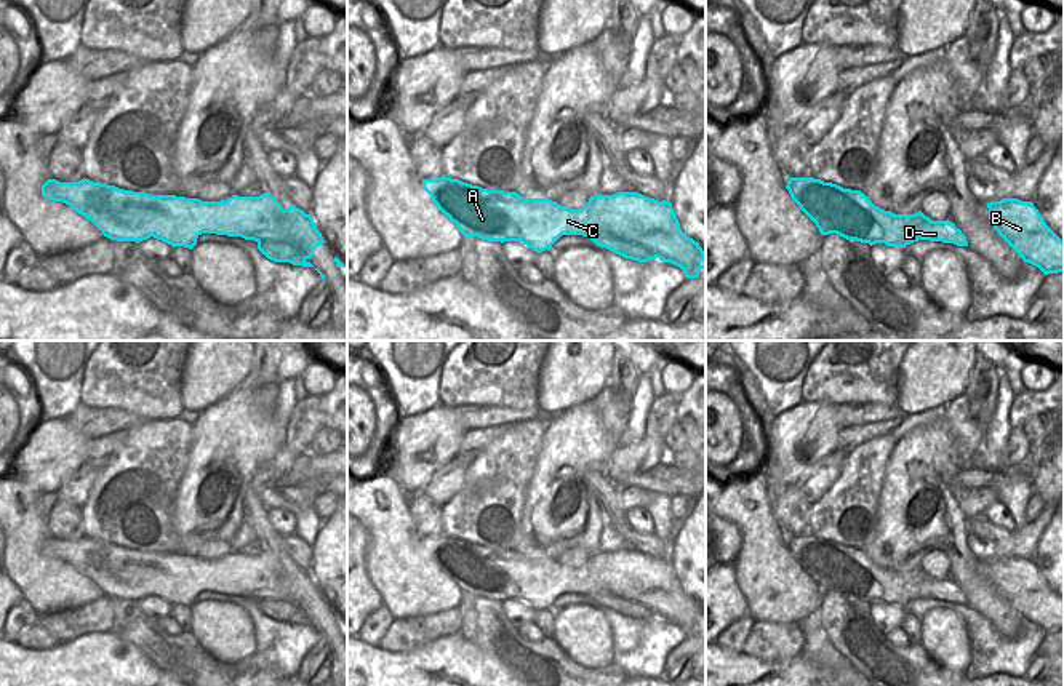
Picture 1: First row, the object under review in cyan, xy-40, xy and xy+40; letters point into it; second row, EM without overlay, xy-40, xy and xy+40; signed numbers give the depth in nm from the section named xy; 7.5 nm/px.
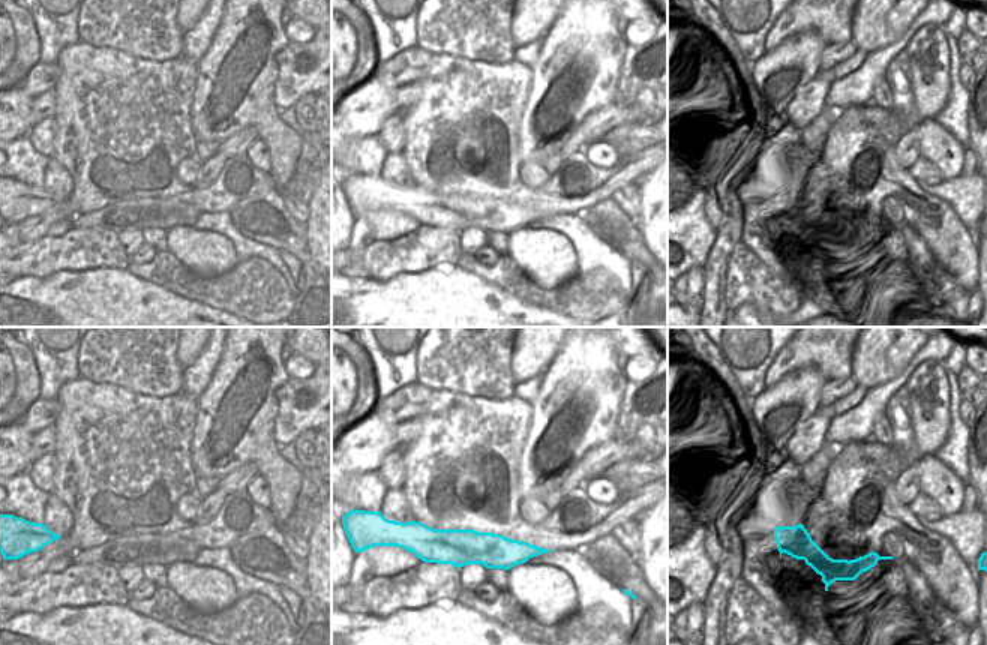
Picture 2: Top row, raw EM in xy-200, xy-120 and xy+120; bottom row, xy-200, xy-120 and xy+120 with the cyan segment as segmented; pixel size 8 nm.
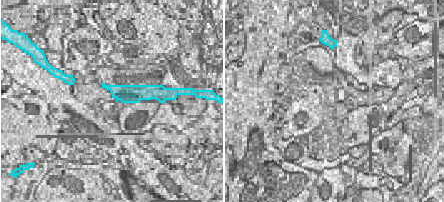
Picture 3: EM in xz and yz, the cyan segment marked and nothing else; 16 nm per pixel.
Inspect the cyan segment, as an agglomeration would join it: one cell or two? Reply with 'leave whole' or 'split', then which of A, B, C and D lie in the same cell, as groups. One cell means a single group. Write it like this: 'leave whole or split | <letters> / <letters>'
split | A B C / D

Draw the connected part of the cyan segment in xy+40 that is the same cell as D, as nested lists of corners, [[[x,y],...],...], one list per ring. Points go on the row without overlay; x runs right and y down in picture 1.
[[[949,577],[926,582],[923,585],[922,593],[915,600],[918,598],[942,600],[942,601],[954,601],[957,604],[968,604],[966,595]]]

